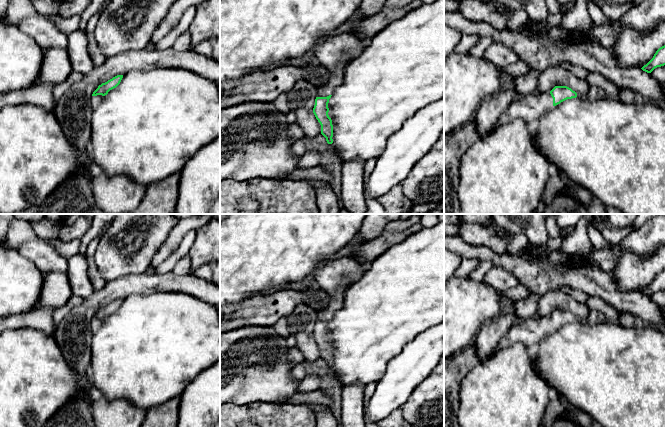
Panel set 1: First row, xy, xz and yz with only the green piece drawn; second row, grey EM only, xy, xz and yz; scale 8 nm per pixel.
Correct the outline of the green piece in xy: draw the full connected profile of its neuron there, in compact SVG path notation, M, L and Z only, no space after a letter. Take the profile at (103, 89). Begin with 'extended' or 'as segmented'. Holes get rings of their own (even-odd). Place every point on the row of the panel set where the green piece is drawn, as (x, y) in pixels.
extended | M117 75L98 86L98 88L93 92L91 97L91 106L93 110L99 106L103 97L107 95L110 90L116 88L120 84L122 78L123 75Z

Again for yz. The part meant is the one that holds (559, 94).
extended | M555 86L550 92L529 94L513 100L496 122L495 129L514 120L522 120L535 131L540 118L561 102L576 98L577 93L567 86Z

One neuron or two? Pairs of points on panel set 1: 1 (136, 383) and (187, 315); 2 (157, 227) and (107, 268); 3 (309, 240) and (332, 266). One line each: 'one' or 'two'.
1: one
2: one
3: two

